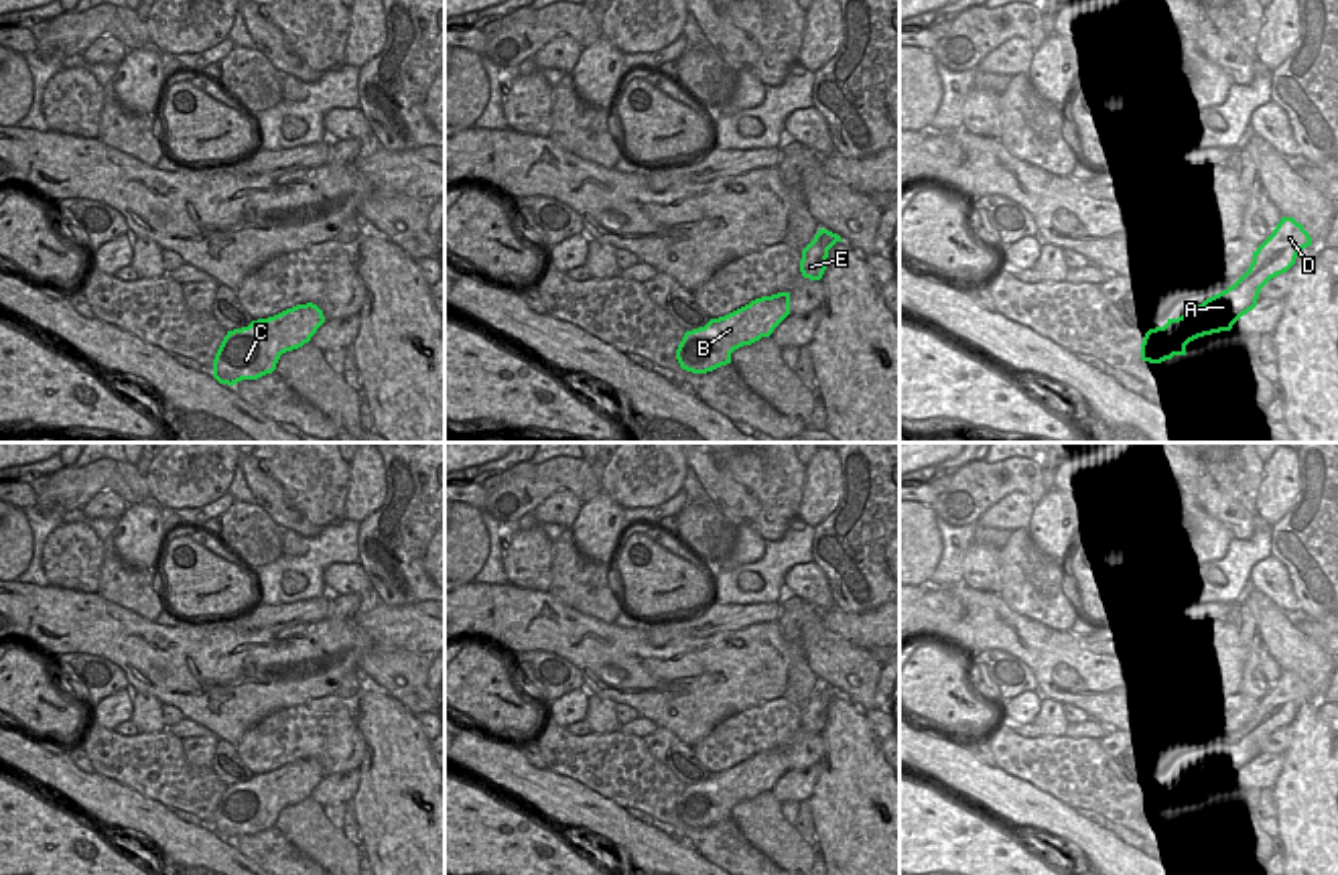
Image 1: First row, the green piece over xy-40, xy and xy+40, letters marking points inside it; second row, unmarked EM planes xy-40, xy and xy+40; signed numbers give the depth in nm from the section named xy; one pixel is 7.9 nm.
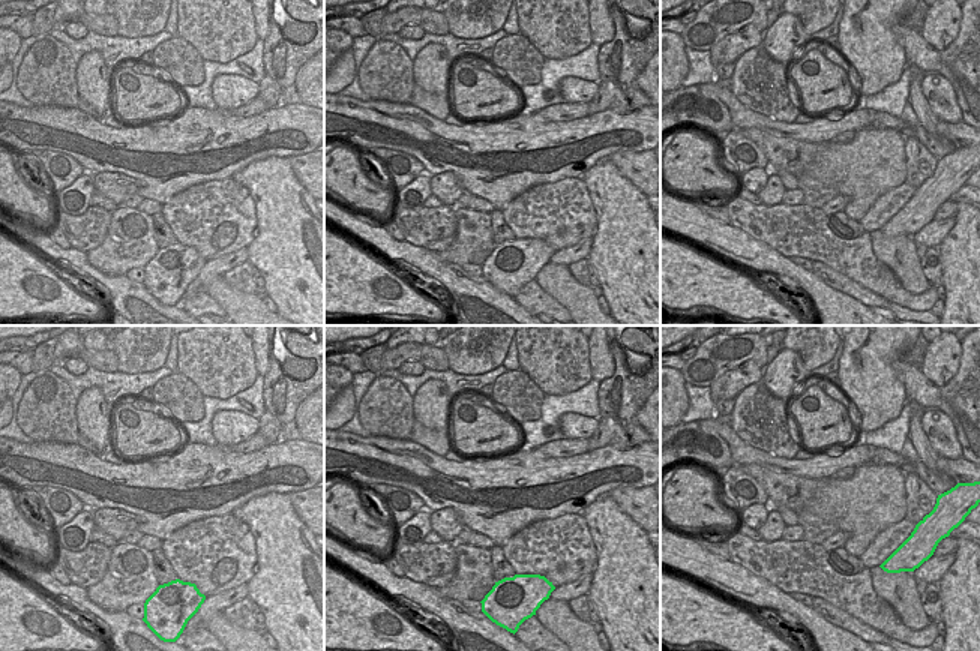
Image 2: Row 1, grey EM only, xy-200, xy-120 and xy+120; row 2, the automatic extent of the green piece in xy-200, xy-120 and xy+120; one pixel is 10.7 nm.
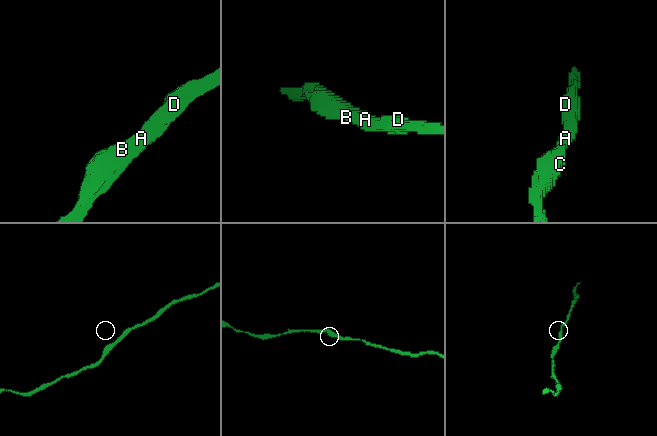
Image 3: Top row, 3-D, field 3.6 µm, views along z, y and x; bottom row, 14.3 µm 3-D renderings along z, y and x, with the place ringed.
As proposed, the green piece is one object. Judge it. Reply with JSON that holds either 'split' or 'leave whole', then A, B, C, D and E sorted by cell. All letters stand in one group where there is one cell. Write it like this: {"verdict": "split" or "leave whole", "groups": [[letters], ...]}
{"verdict": "leave whole", "groups": [["A", "B", "C", "D", "E"]]}

